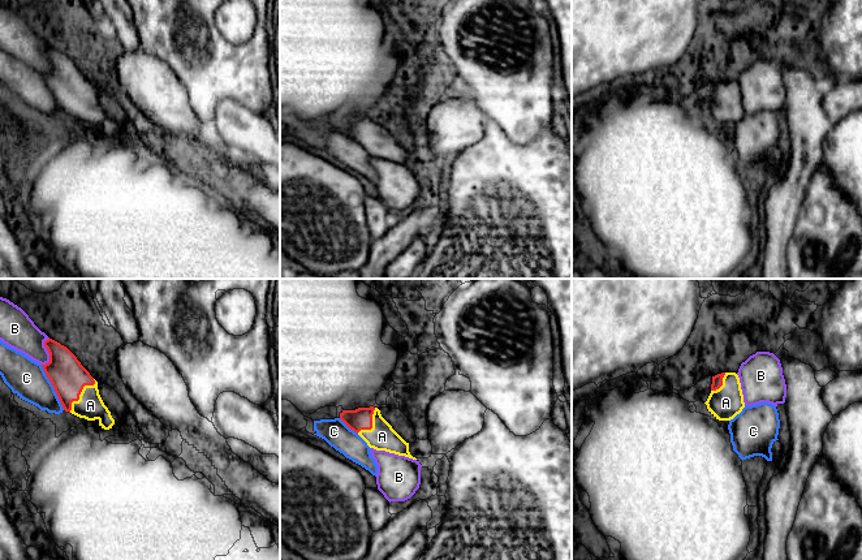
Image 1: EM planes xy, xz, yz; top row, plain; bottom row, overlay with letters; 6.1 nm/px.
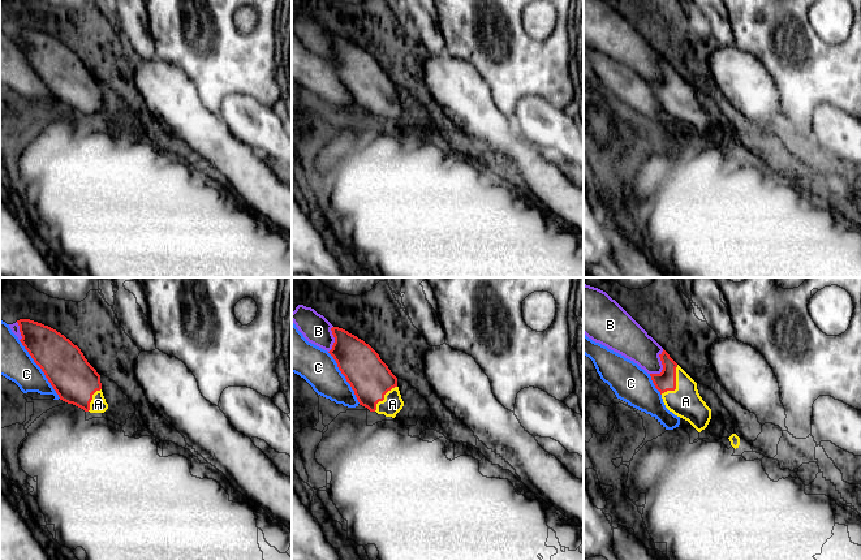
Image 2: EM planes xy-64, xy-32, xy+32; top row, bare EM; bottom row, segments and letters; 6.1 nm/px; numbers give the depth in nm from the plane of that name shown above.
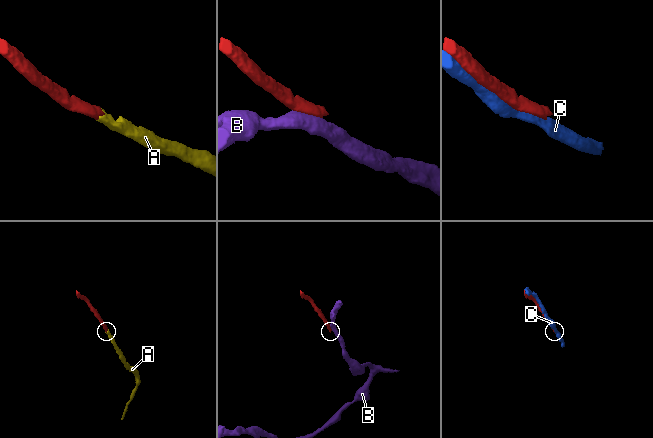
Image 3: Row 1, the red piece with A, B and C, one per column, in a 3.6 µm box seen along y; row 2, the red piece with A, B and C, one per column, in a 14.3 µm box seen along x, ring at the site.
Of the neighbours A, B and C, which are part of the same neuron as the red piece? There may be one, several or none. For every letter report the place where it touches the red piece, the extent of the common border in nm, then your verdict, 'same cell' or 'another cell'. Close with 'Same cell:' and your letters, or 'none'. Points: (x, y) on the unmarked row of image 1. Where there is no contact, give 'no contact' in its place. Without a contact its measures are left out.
A: contact xy (80, 102); length 260 nm; same cell
B: contact xy (48, 60); length 180 nm; another cell
C: contact xy (54, 95); length 320 nm; another cell
Same cell: A

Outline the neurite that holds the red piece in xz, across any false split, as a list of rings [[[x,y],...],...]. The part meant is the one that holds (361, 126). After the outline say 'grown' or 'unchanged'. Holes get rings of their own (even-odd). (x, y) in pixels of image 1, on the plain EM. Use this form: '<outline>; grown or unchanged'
[[[378,116],[342,119],[340,128],[357,141],[370,156],[417,168],[409,160],[409,151],[392,137]]]; grown

